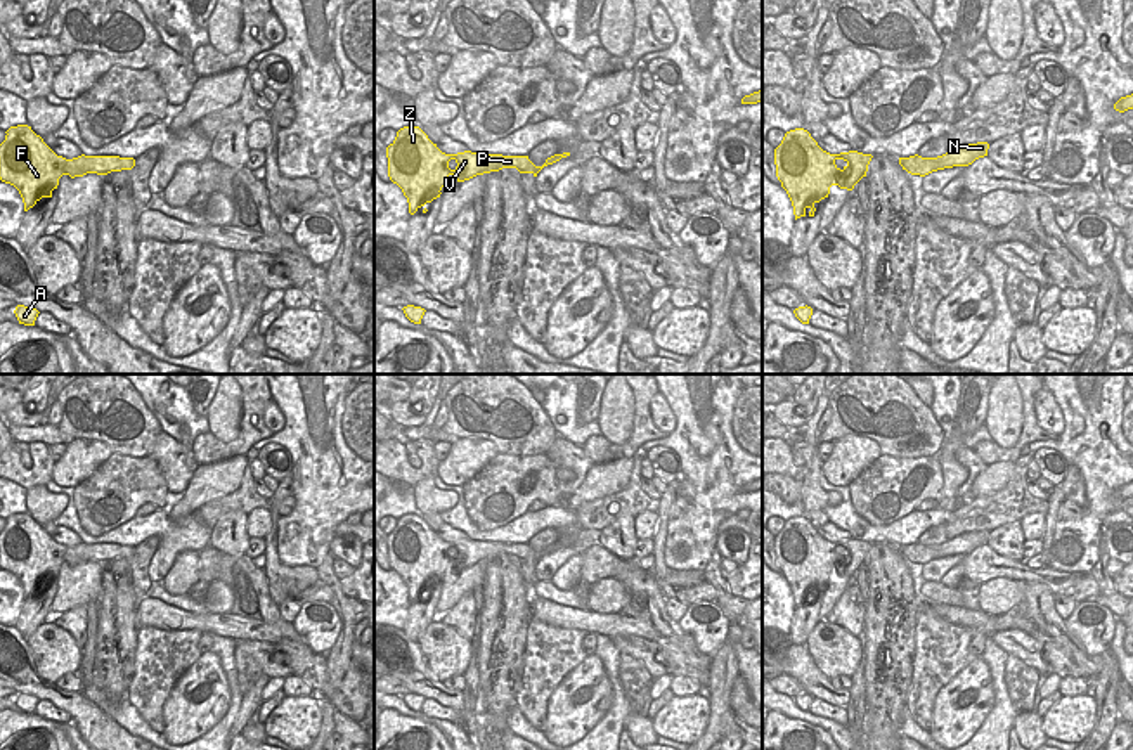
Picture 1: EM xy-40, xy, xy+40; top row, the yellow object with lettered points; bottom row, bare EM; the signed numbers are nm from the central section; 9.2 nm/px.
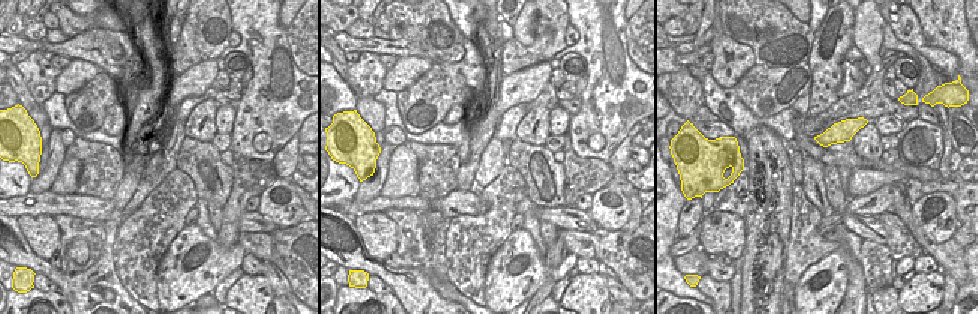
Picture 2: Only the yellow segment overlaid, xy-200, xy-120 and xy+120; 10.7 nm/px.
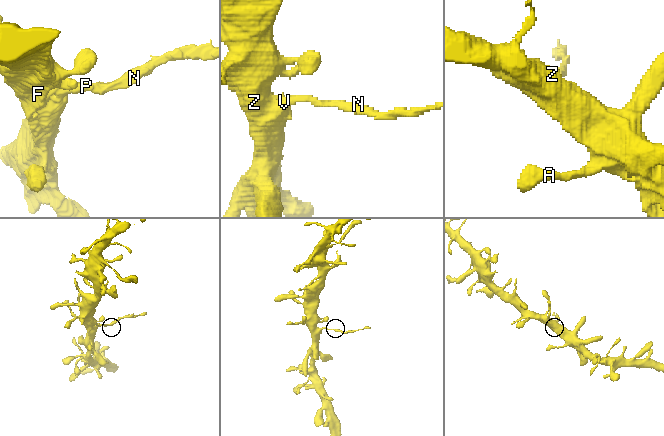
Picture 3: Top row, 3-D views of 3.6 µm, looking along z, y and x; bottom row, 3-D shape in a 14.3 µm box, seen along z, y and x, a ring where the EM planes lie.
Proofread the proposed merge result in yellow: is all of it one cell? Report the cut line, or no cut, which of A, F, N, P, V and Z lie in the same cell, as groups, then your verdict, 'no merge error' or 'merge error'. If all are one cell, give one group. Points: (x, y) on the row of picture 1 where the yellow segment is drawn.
cut in xy+40 along (924, 158), (939, 168); A F P V Z / N; merge error

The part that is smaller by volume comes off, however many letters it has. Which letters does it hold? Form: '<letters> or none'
N

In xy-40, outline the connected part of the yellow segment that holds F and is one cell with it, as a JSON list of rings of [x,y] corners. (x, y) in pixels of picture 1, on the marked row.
[[[17,125],[5,132],[0,144],[0,180],[14,185],[24,203],[24,211],[42,197],[52,197],[62,175],[83,177],[87,173],[107,175],[132,170],[133,158],[120,156],[78,156],[66,159],[57,156],[31,126]]]

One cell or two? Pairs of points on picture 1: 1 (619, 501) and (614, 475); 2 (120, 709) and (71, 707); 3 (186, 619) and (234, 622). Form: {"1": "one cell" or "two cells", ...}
{"1": "two cells", "2": "two cells", "3": "one cell"}

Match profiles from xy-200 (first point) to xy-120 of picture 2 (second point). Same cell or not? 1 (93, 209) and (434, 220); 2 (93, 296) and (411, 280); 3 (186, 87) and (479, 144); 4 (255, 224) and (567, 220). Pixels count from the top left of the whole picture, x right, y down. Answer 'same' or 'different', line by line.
1: different
2: same
3: same
4: same

